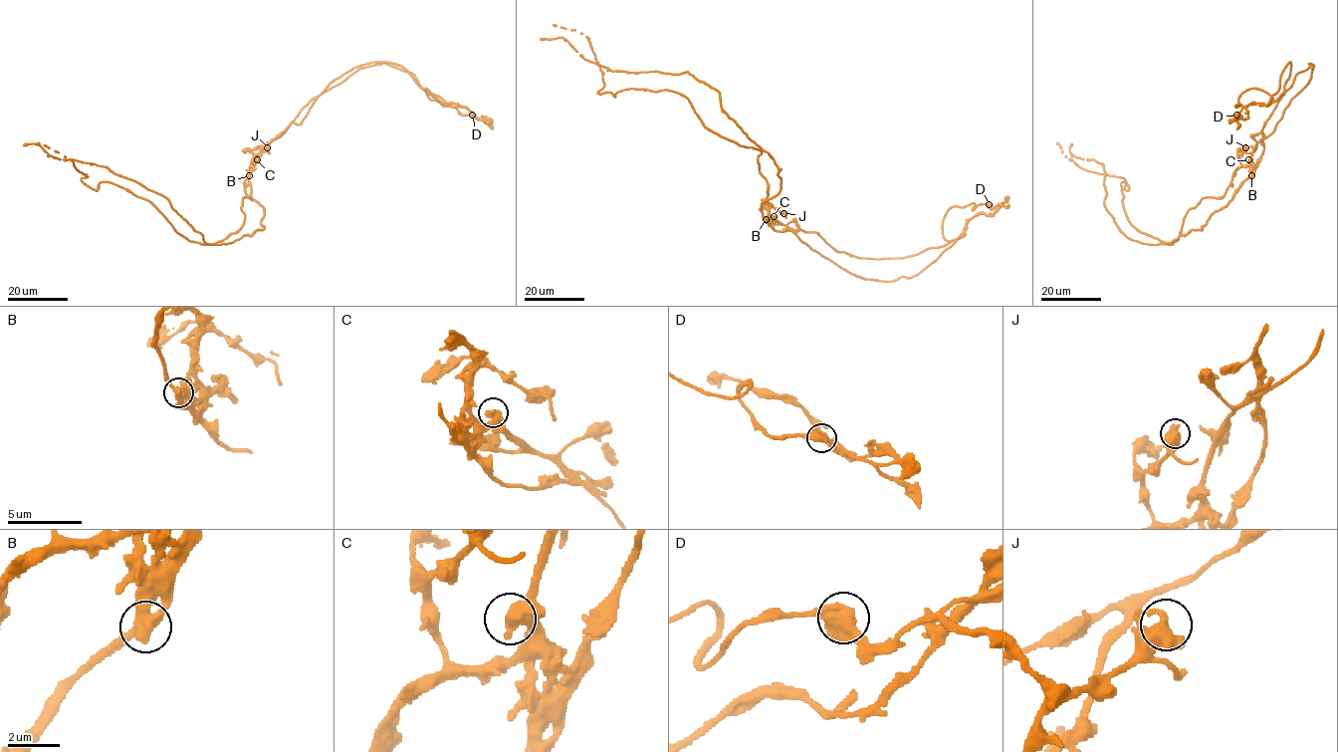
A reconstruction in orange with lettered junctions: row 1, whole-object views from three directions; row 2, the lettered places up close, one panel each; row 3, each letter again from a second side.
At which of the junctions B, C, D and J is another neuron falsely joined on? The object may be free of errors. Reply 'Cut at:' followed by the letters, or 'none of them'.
Cut at: B

